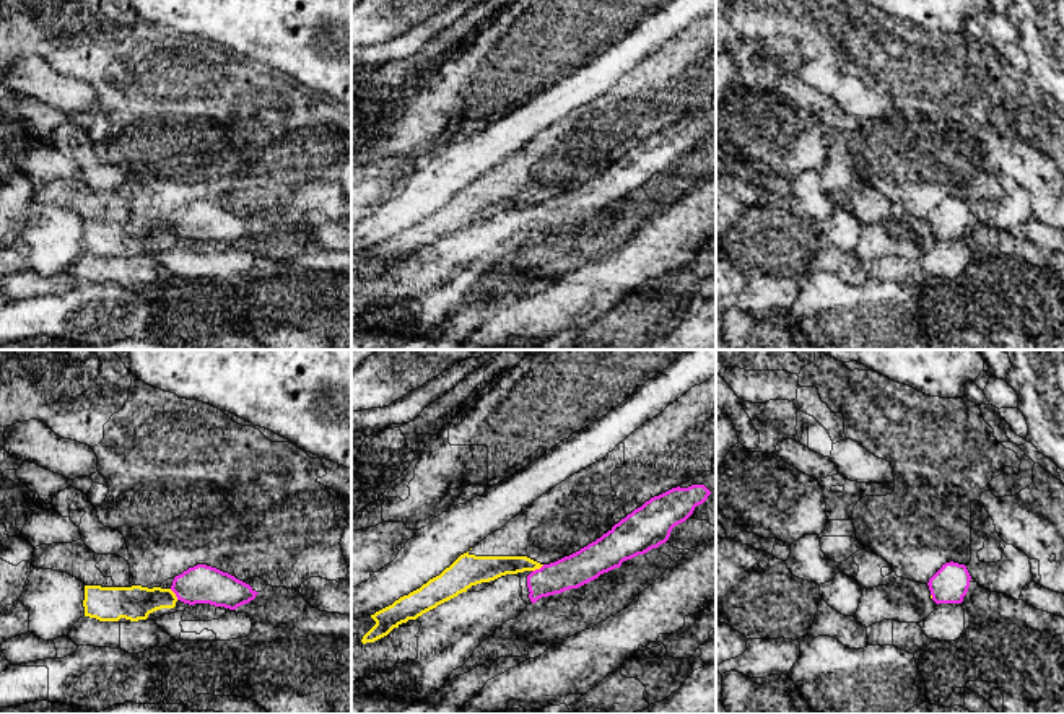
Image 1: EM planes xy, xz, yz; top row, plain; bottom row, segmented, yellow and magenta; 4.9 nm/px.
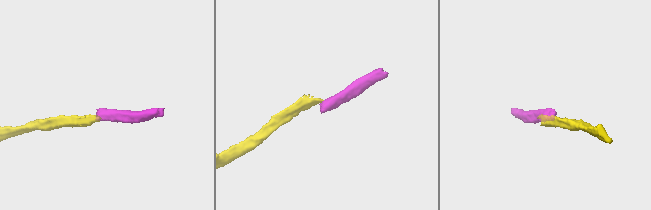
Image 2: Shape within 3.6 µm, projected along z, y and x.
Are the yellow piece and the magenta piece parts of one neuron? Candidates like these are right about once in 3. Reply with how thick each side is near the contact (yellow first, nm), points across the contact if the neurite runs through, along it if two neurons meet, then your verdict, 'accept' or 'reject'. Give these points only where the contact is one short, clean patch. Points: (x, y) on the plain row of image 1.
130/160 nm | along xz (544, 200), (532, 207) | reject

